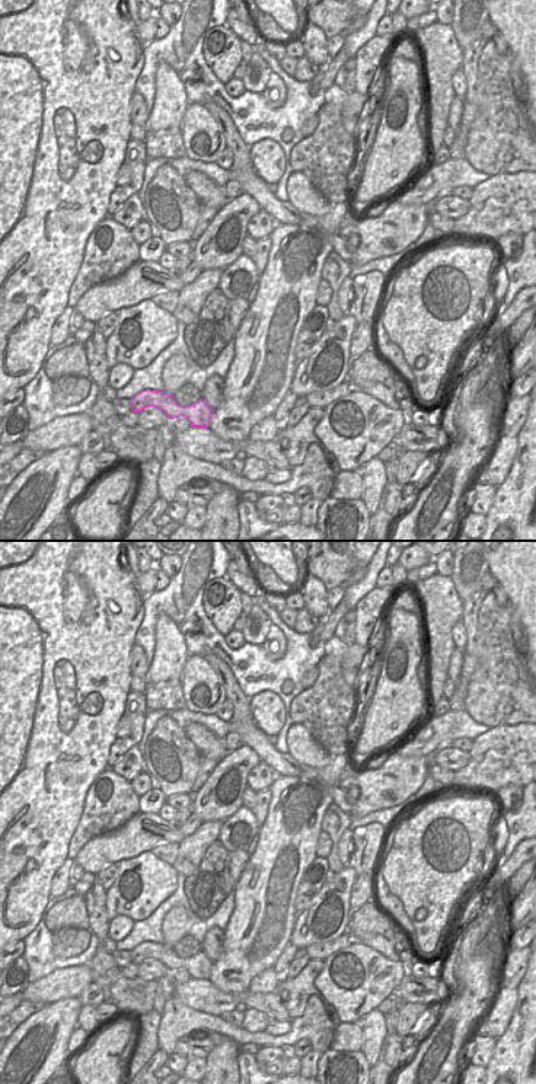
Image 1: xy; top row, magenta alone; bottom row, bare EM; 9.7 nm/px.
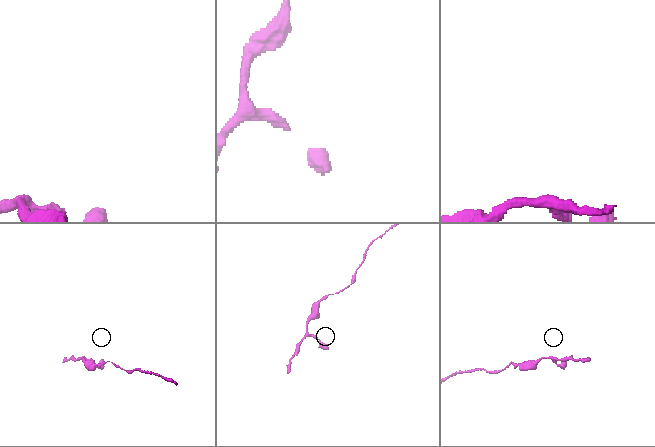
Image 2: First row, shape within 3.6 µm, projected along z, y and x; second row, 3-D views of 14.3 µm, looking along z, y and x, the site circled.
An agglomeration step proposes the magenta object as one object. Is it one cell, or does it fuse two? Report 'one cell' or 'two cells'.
one cell

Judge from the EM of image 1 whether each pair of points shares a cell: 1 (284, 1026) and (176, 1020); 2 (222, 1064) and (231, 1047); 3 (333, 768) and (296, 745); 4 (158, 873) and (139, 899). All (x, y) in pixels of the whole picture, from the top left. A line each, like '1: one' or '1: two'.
1: two
2: one
3: two
4: one

